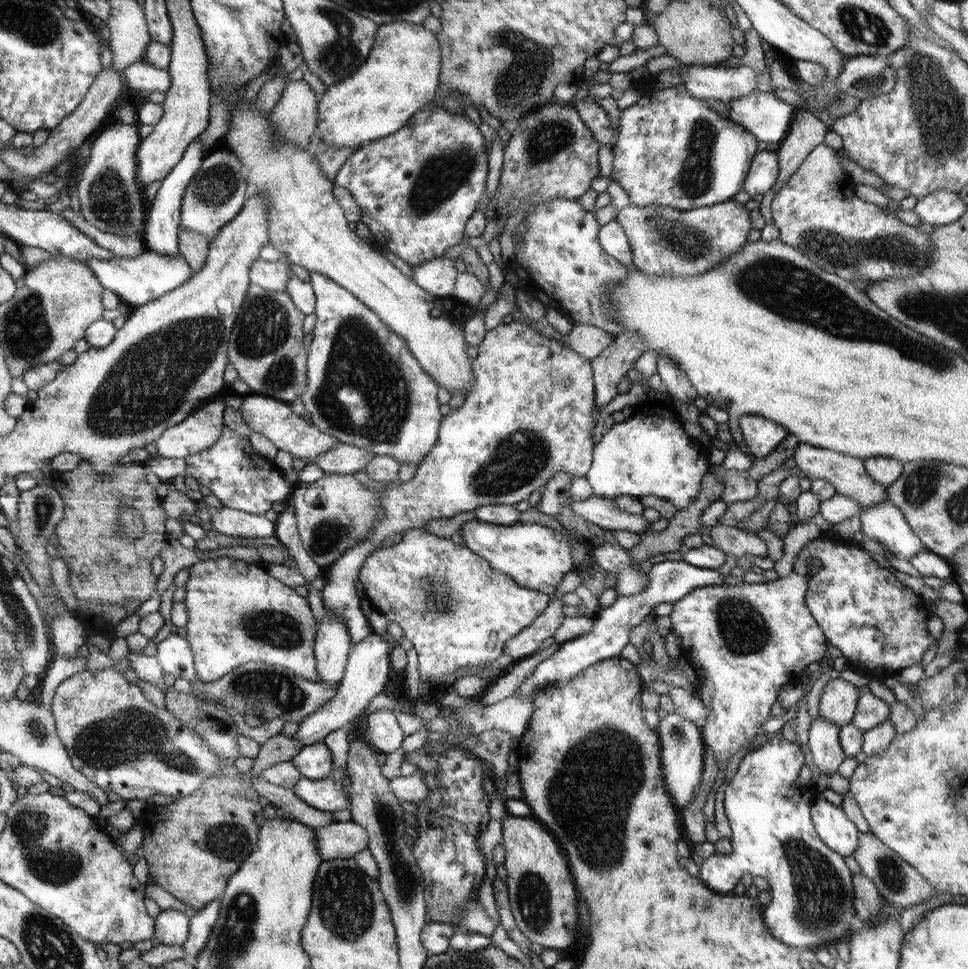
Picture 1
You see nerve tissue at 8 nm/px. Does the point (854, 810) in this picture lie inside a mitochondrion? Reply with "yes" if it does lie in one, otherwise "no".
no

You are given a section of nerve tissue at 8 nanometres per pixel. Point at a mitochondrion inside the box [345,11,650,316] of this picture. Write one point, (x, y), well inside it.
(530, 63)

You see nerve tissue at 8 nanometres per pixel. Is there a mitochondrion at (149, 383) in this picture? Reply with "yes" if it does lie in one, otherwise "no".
yes

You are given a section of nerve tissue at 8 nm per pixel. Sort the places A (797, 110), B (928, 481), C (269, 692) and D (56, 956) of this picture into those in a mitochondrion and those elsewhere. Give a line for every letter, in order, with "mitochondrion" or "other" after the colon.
A: other
B: mitochondrion
C: mitochondrion
D: mitochondrion

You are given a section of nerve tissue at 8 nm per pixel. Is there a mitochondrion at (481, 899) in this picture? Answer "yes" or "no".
no

